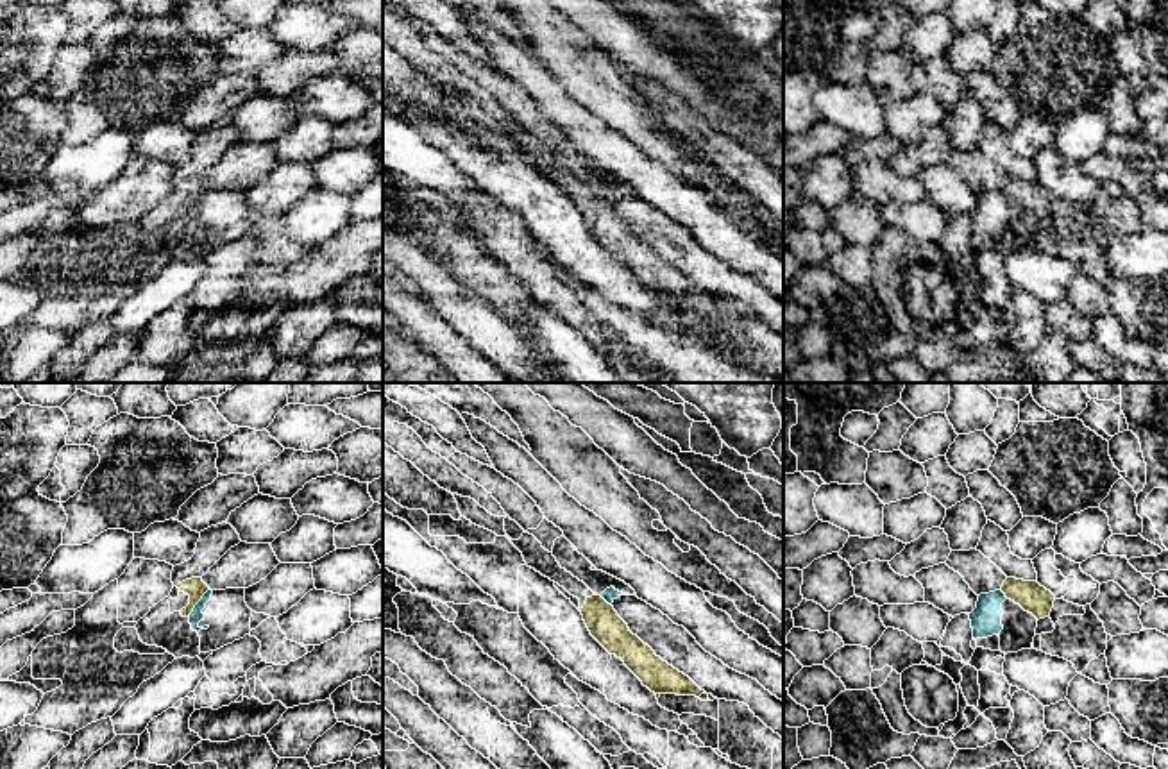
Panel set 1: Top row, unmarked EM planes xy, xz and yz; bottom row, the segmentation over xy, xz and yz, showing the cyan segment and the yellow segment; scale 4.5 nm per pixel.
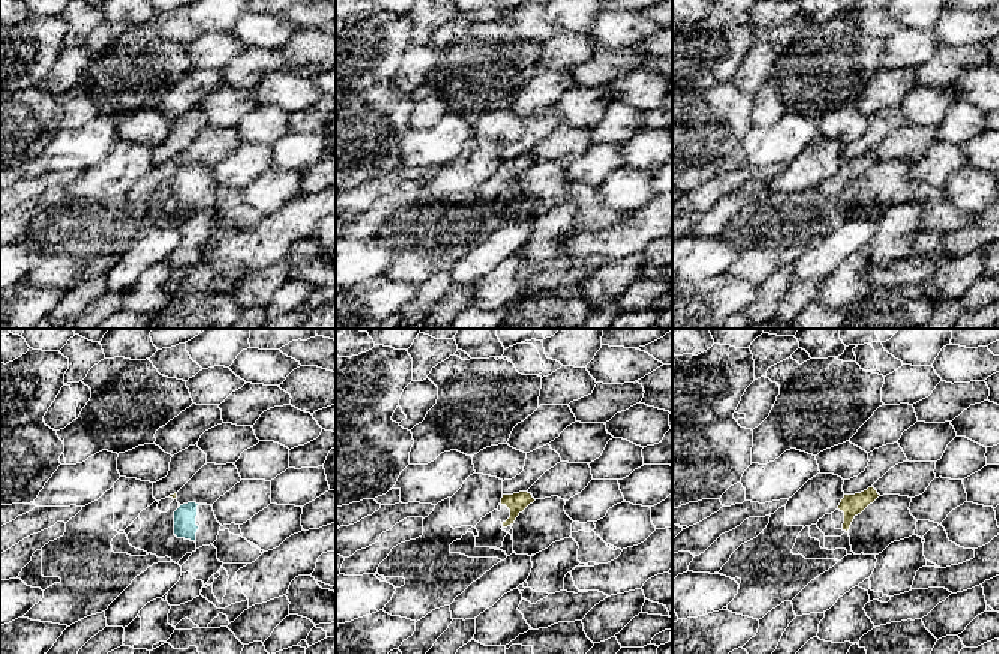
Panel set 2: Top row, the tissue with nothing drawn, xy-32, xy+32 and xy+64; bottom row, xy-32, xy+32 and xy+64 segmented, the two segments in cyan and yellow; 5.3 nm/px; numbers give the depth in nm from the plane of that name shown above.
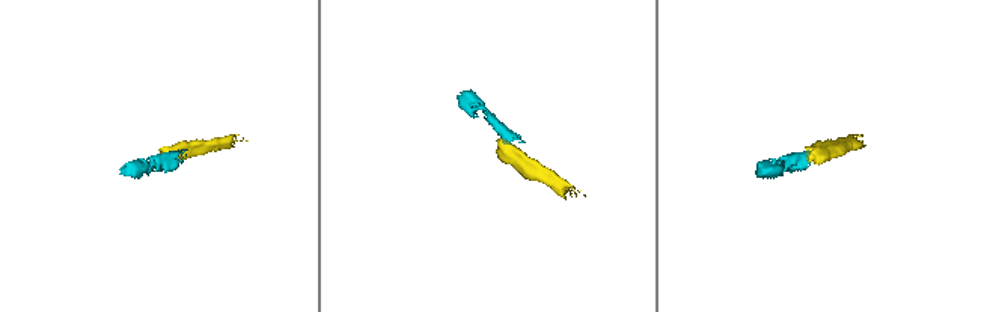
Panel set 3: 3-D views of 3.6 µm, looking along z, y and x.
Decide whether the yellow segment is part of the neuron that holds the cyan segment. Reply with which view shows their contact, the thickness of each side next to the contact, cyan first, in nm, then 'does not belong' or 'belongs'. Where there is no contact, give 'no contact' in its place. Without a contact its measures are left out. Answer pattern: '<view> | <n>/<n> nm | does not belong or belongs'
xy | 60/90 nm | does not belong

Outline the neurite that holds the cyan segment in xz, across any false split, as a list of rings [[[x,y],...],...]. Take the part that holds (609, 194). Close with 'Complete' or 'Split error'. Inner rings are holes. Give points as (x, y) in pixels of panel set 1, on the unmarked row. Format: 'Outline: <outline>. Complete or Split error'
Outline: [[[610,186],[601,197],[656,256],[689,275],[707,293],[748,304],[755,317],[783,338],[783,300],[757,279],[707,252],[683,225],[637,195]]]. Split error

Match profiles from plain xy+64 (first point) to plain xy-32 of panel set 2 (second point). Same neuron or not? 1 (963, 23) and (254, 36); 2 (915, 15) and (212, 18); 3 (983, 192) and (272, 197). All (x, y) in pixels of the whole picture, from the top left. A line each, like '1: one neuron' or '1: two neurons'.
1: one neuron
2: one neuron
3: one neuron

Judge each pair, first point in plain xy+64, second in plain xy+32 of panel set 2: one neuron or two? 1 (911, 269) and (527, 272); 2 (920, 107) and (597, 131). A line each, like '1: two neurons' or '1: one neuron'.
1: one neuron
2: two neurons

